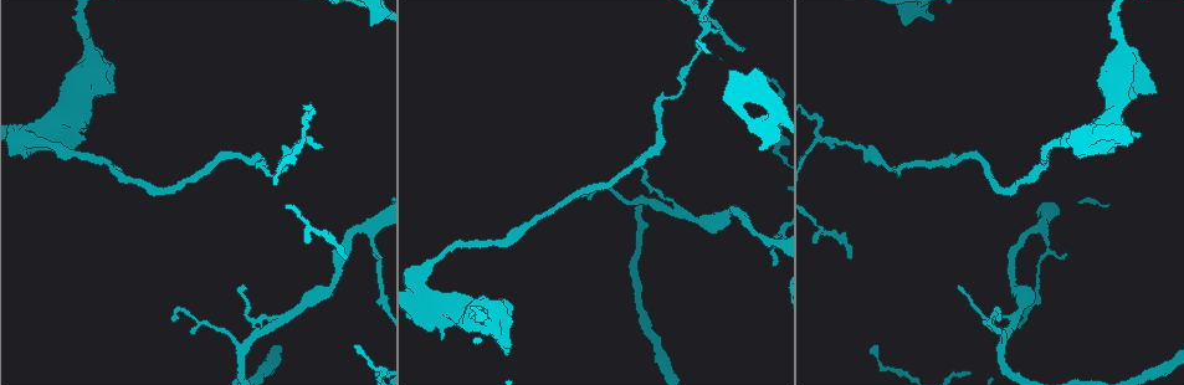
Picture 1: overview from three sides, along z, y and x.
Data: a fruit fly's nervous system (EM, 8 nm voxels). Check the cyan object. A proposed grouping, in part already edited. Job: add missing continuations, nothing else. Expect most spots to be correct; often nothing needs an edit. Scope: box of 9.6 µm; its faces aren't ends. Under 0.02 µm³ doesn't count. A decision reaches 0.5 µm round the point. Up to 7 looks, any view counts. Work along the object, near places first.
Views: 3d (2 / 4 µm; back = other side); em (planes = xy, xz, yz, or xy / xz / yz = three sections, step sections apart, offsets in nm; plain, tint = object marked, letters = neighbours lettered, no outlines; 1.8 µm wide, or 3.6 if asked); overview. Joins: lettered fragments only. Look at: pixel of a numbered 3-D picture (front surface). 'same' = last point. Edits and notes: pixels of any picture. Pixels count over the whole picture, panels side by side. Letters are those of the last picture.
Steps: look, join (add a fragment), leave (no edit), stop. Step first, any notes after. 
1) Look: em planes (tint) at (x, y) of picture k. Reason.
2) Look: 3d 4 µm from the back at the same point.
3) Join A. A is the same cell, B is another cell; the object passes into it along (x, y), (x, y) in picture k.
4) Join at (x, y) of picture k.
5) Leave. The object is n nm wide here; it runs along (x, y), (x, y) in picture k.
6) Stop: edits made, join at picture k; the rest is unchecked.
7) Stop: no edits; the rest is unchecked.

Look: 3d 4 µm from the back at (820, 138) of picture 1. Abrupt turn.

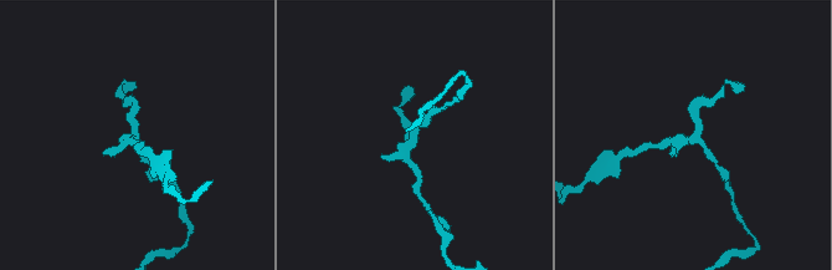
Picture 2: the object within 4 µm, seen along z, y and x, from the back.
Look: em planes (letters) at (134, 136) of picture 2. 3 arms meet here; now the EM.

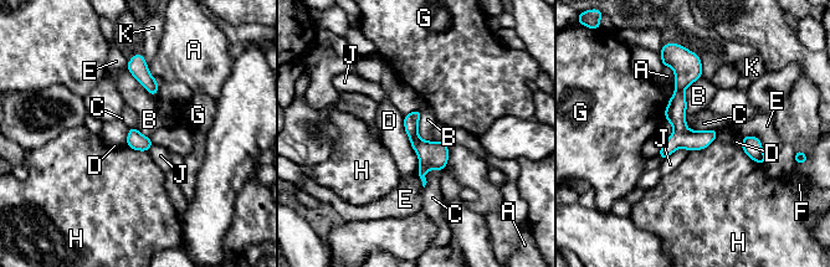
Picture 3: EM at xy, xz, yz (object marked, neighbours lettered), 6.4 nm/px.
Leave. The longest contact is with D, 400 nm; A, B, C, D, E, F, G, H, J and K are other cells; it runs along (688, 57), (679, 138), (664, 155) in picture 3; none of them fits.

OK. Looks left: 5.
Look: 3d 4 µm at (369, 24) of picture 1. Branch stops here.

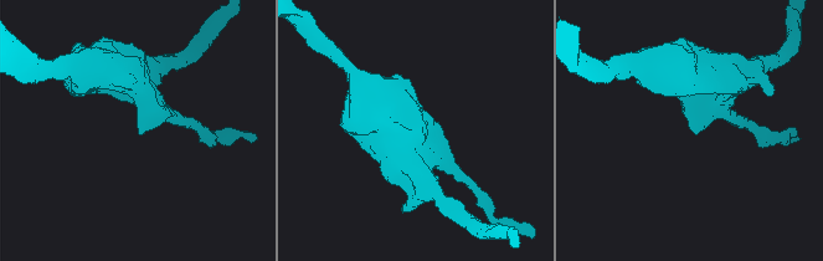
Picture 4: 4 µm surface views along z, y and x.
Look: em xy step 16 (letters) at (140, 133) of picture 4. Now the EM.

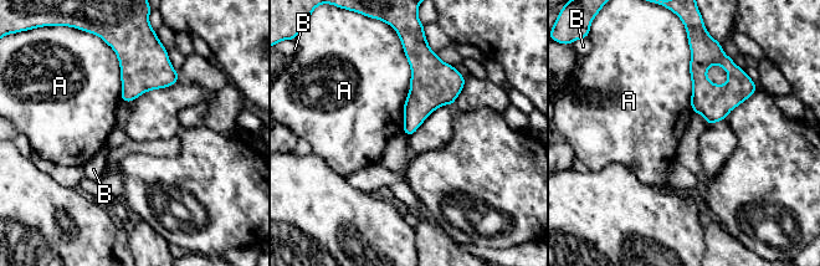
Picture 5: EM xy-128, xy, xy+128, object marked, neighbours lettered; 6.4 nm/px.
Look: em planes (letters) at the same point.

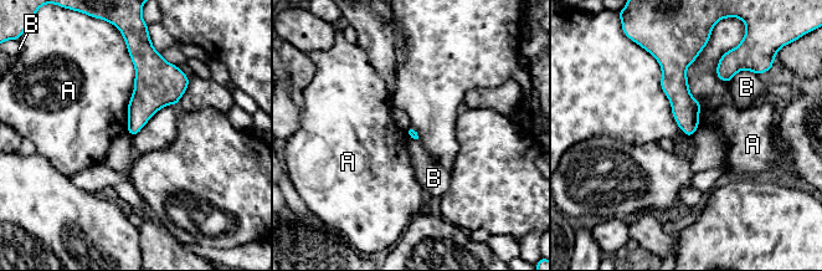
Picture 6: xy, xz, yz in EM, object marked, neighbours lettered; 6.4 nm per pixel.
Leave. A and B are other cells; a border runs along (749, 70), (740, 70), (729, 82) in picture 6; none of them fits.

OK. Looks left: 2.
Look: 3d 2 µm at (960, 288) of picture 1. Free end.

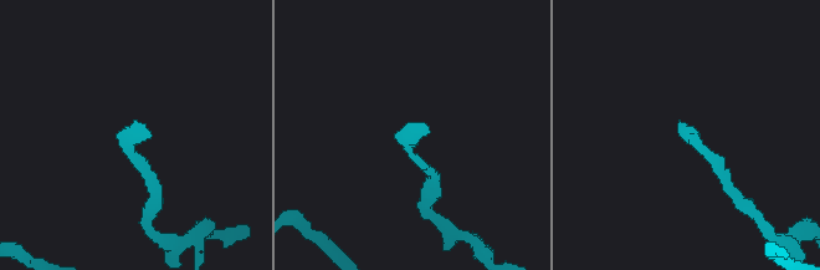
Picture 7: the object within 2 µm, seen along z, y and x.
Look: em planes (letters) at (150, 136) of picture 7.

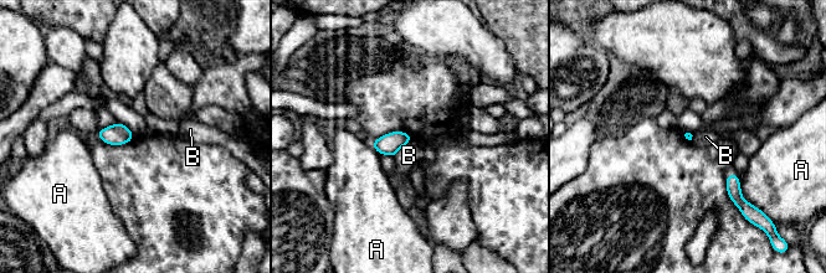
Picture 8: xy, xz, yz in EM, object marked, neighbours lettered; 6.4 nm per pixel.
Leave. A and B are other cells; no lettered fragment goes on from it.

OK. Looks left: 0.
Stop: no edits; the rest is unchecked.

